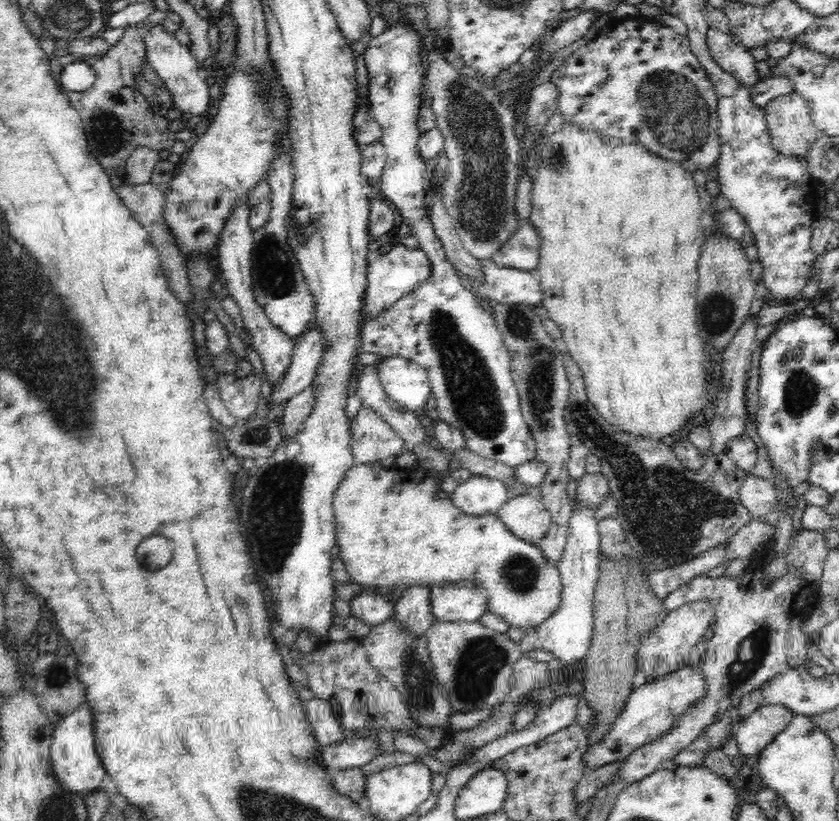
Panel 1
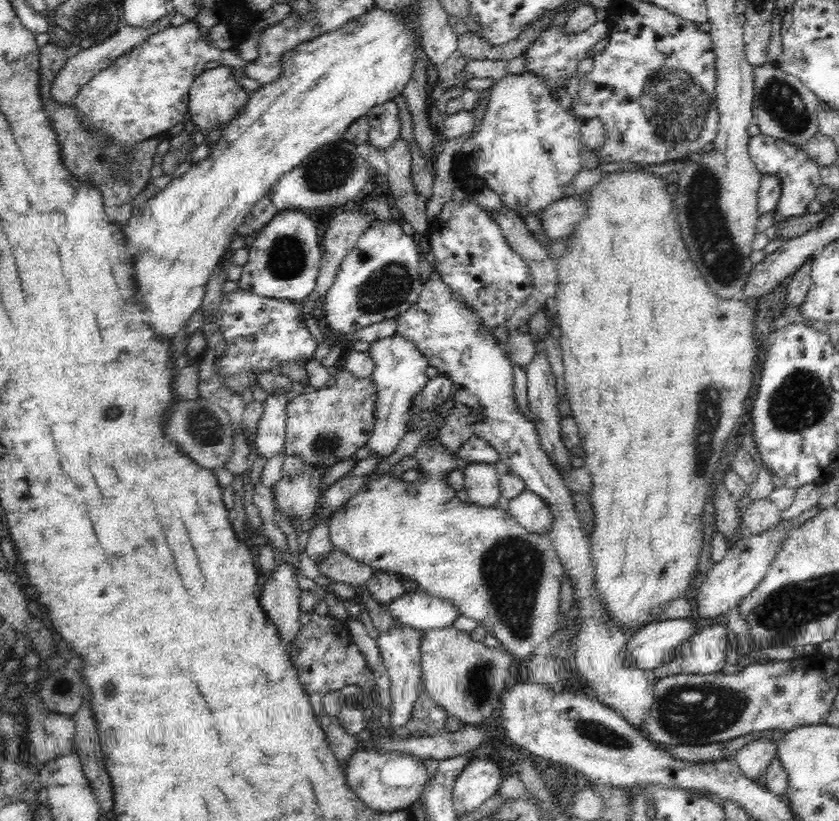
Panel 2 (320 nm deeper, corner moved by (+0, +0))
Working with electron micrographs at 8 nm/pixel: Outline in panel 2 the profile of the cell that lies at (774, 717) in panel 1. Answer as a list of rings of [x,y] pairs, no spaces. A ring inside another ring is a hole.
[[[758,739],[741,746],[734,760],[744,776],[752,780],[764,778],[770,761],[777,755],[778,741]]]

